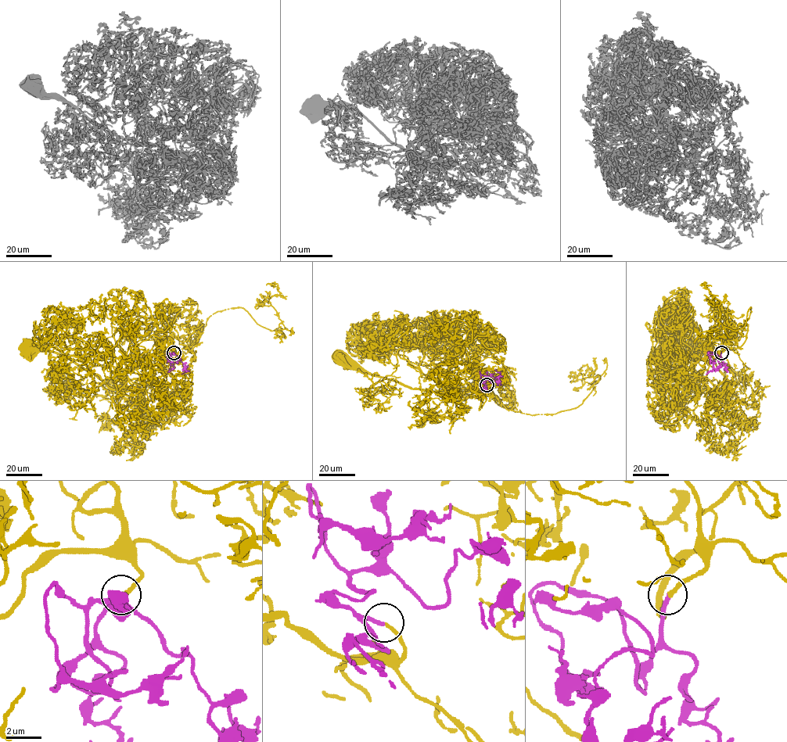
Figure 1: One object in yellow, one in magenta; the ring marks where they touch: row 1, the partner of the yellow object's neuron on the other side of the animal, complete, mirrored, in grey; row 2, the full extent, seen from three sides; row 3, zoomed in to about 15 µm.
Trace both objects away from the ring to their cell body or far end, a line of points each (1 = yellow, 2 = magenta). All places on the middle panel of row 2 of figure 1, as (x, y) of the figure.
1: (486, 385), (488, 388), (470, 384), (460, 396), (450, 396), (408, 388), (356, 370), (342, 356), (339, 358)
2: (486, 385), (482, 381), (486, 381), (484, 379), (493, 383), (494, 378), (500, 374), (494, 370)

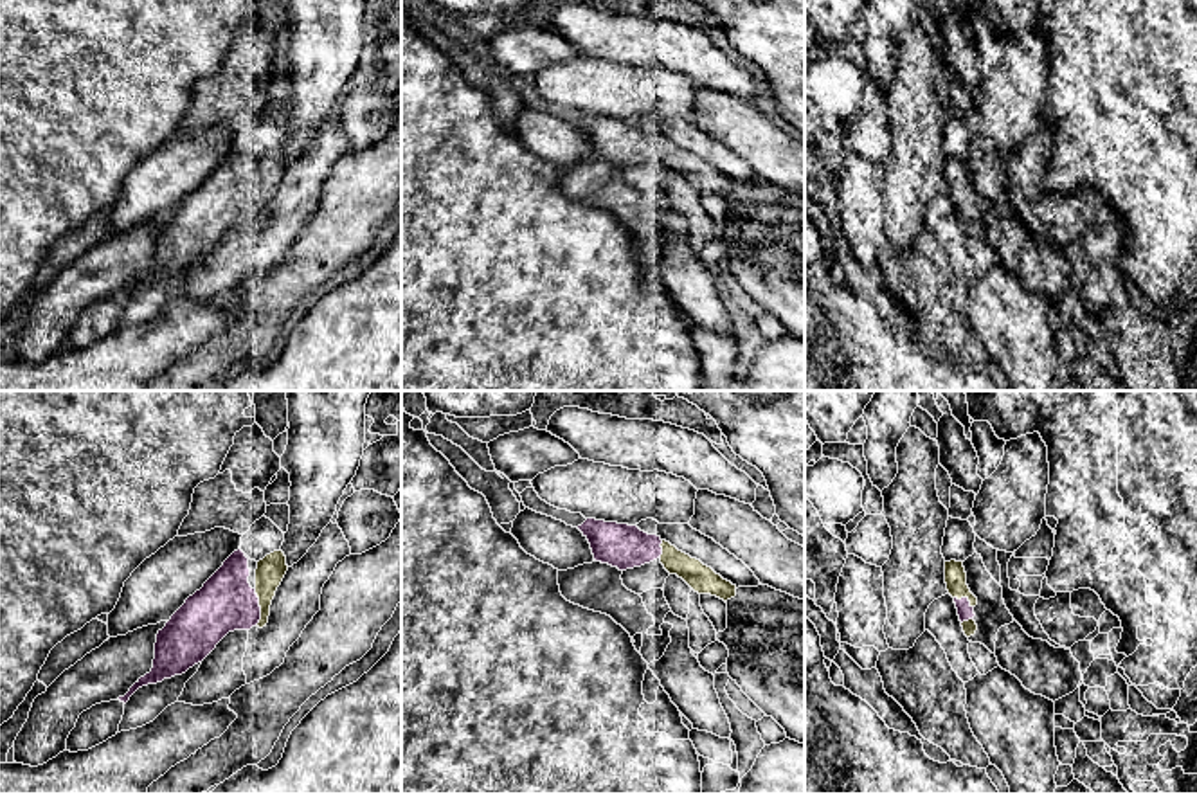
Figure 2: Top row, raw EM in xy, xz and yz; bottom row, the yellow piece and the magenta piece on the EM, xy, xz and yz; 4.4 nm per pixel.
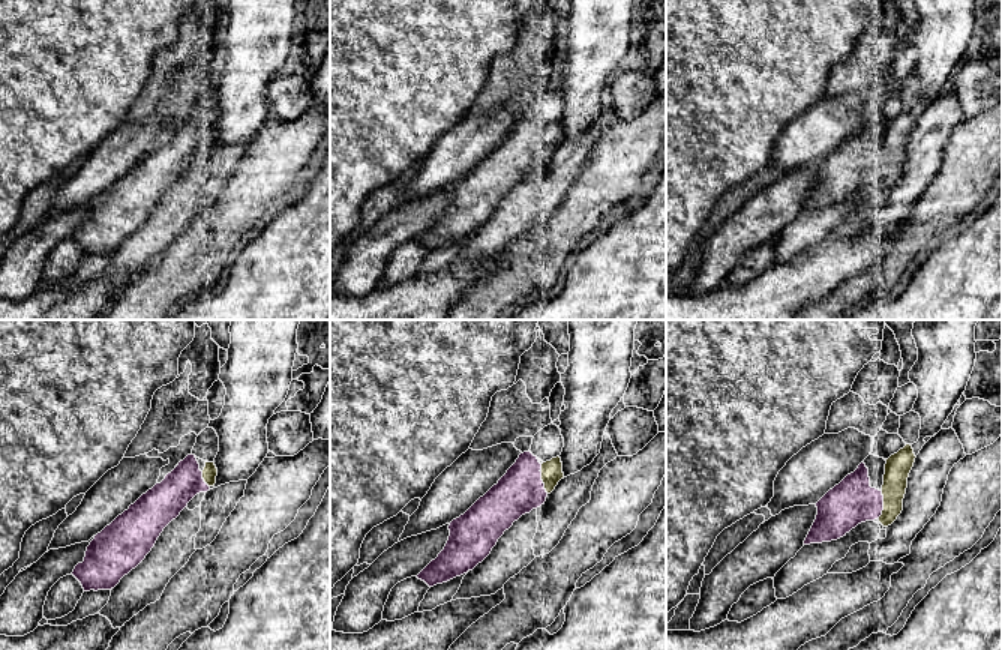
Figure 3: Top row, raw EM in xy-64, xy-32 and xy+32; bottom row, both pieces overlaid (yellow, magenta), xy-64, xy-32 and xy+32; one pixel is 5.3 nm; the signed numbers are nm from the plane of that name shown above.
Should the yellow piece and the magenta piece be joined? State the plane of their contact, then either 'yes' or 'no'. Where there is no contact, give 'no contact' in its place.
meets yellow in xy; yes

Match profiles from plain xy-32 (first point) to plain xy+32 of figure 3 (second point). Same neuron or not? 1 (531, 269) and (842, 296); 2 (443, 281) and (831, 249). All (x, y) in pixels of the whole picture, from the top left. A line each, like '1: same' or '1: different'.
1: same
2: same

